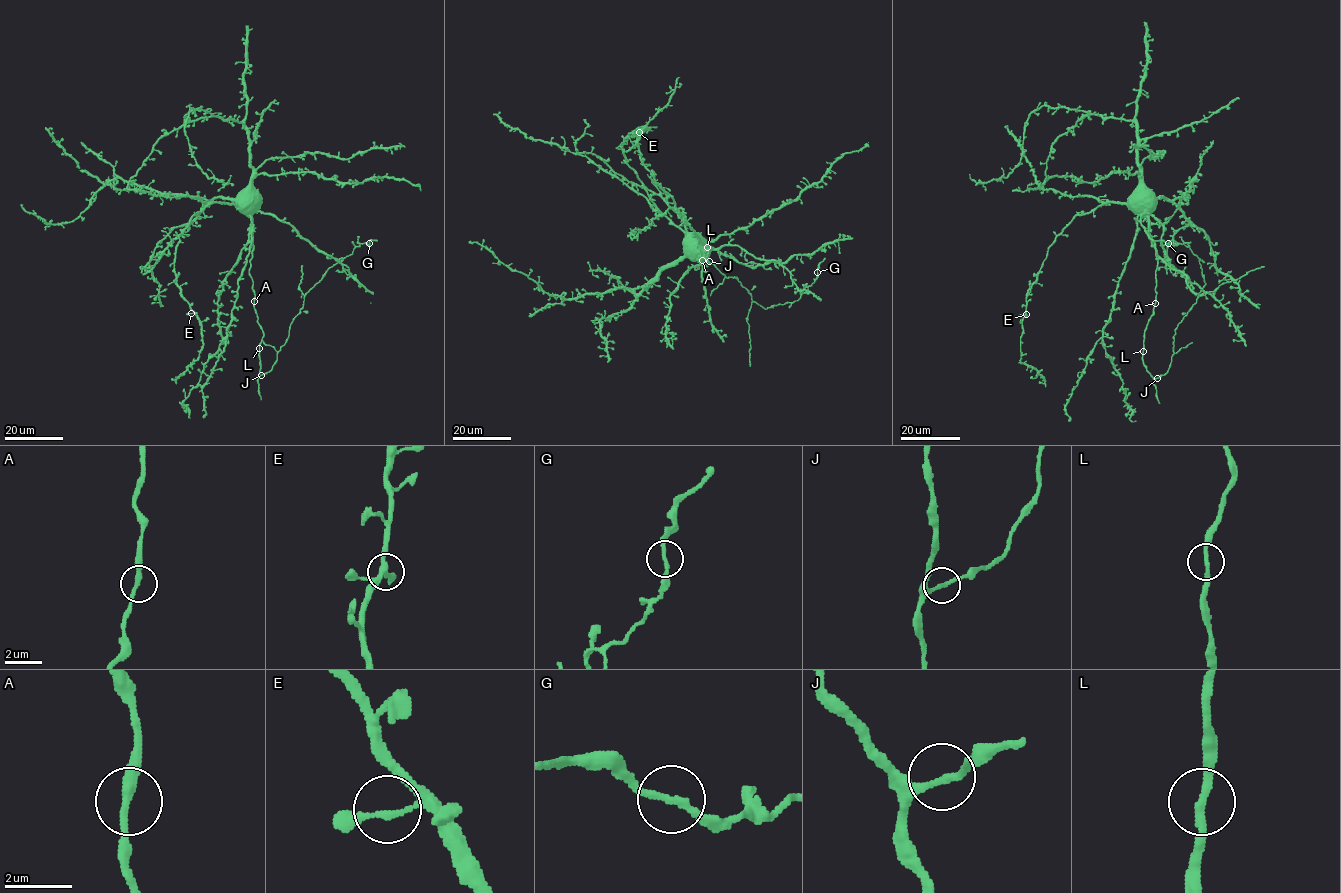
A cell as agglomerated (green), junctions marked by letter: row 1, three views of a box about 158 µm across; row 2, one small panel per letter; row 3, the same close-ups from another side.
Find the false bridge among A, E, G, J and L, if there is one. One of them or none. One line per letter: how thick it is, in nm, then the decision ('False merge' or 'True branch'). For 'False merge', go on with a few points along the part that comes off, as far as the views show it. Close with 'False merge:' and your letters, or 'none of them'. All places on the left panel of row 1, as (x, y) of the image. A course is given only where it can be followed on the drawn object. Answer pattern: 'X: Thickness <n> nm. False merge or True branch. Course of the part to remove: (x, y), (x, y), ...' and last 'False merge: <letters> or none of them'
A: Thickness 280 nm. True branch
E: Thickness 180 nm. True branch
G: Thickness 180 nm. True branch
J: Thickness 180 nm. True branch
L: Thickness 240 nm. True branch
False merge: none of them

